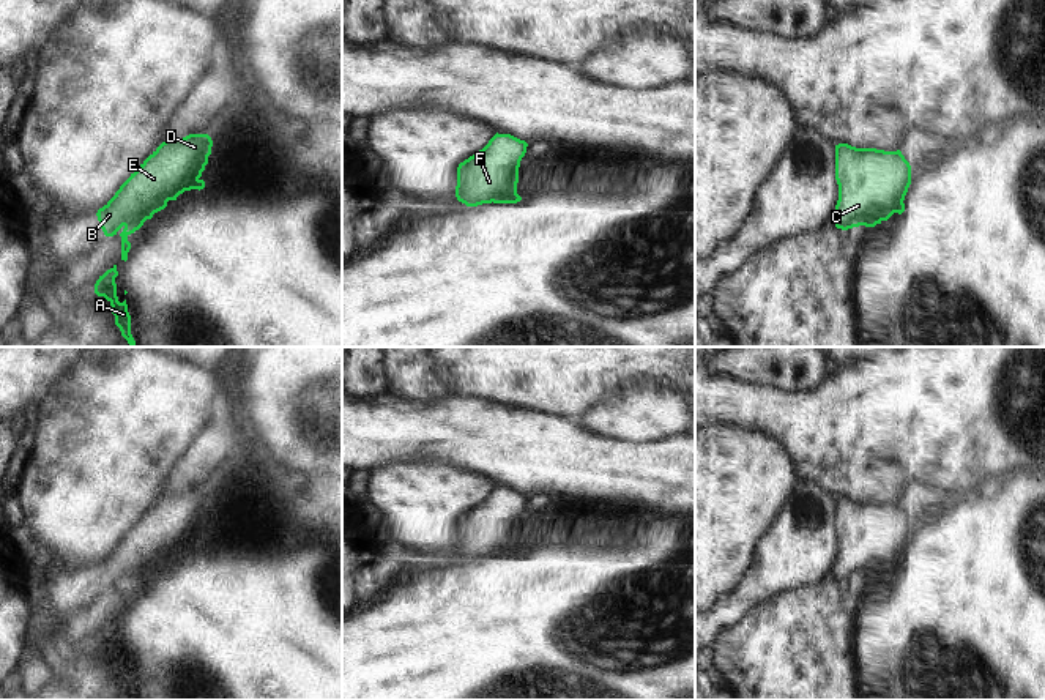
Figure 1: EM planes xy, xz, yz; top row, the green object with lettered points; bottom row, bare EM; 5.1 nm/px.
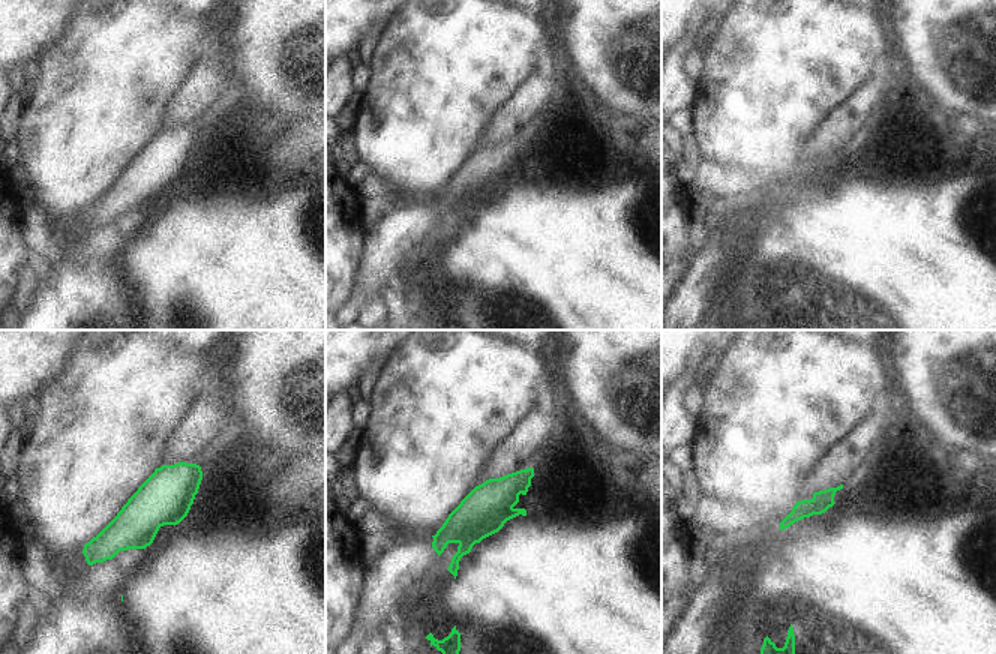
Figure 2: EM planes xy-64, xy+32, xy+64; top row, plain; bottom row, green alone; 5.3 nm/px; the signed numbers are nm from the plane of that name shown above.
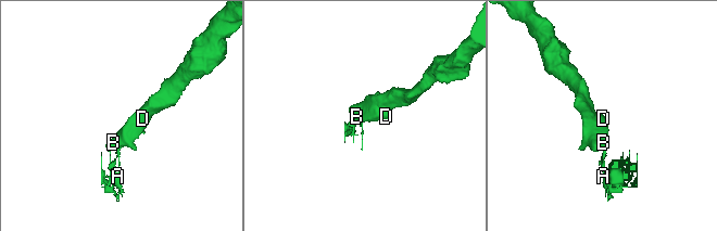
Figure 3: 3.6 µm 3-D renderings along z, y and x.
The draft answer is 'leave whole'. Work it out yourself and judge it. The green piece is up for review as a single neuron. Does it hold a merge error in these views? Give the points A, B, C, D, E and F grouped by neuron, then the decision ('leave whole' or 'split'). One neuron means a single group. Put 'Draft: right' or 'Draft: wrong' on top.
Draft: wrong
A / B C D E F | split

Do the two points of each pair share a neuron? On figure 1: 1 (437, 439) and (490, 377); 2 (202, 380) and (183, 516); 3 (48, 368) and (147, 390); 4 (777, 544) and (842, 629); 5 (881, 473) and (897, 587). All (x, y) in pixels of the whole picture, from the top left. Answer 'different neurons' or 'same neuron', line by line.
1: different neurons
2: different neurons
3: different neurons
4: different neurons
5: different neurons

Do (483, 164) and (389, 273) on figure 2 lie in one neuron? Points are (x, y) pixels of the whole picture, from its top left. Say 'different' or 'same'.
same

